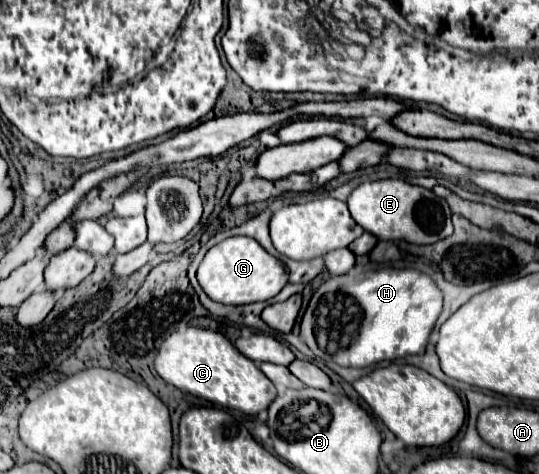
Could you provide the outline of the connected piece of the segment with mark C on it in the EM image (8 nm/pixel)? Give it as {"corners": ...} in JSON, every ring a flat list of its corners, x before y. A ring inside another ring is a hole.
{"corners":[[181,320,165,332,155,360,155,370,165,382,187,390,197,398,205,398,225,408,237,408,249,416,267,410,277,396,271,380,267,380,267,376,259,372,257,364,243,356,223,334,191,326,189,320]]}

